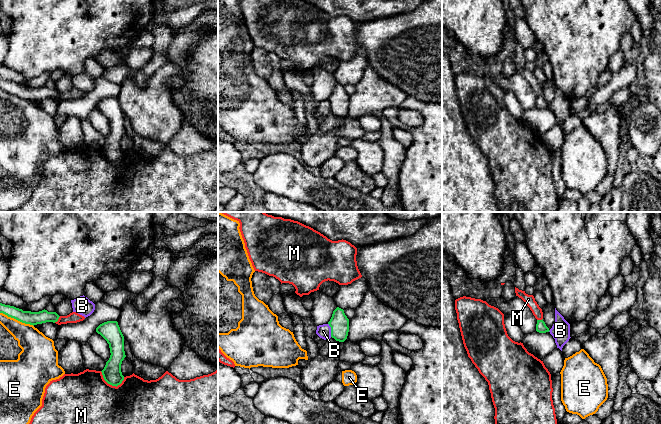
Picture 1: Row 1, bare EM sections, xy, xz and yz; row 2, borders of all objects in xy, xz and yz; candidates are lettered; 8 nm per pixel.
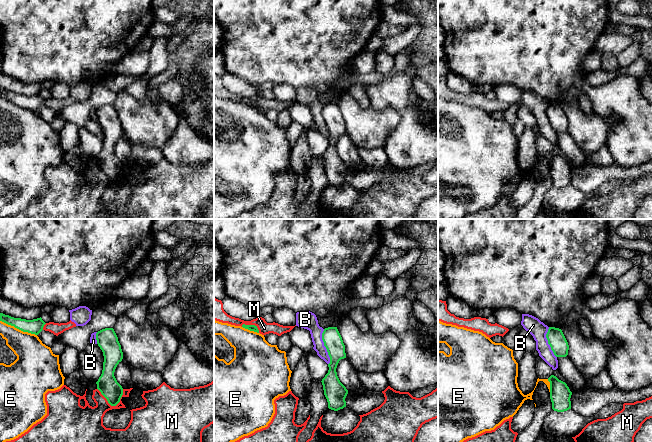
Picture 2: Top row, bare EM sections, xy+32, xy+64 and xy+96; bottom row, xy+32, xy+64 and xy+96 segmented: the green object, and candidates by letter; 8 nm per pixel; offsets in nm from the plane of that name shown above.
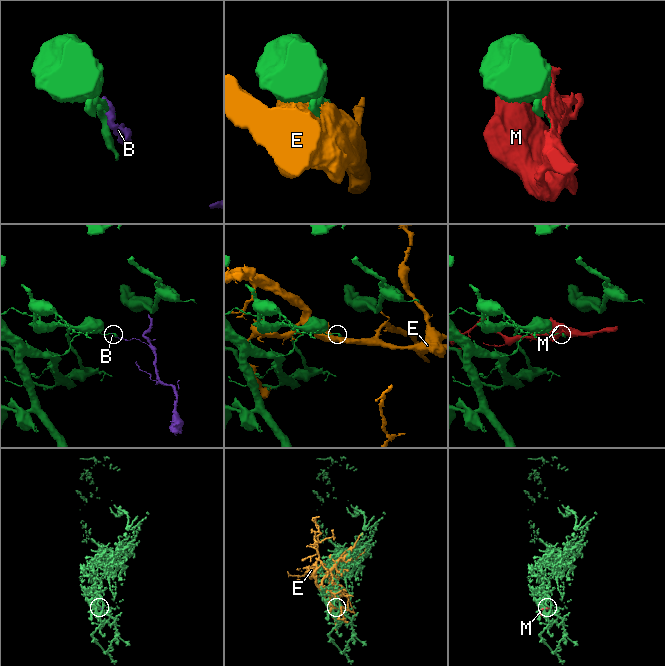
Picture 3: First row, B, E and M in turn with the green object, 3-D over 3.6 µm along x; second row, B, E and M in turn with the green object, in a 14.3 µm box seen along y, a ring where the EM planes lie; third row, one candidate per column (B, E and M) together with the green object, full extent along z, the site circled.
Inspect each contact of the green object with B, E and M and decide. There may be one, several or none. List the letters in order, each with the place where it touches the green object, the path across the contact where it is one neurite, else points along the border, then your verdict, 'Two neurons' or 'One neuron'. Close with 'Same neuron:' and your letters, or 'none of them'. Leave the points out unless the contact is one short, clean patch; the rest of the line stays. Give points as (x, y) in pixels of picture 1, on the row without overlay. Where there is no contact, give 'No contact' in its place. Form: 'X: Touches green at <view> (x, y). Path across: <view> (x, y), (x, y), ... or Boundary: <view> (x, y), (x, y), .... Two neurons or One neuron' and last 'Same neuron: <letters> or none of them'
B: Touches green at xz (331, 106). Boundary: xz (328, 99), (331, 105), (331, 112). Two neurons
E: Touches green at xy (17, 95). Two neurons
M: Touches green at xy (110, 160). Two neurons
Same neuron: none of them

